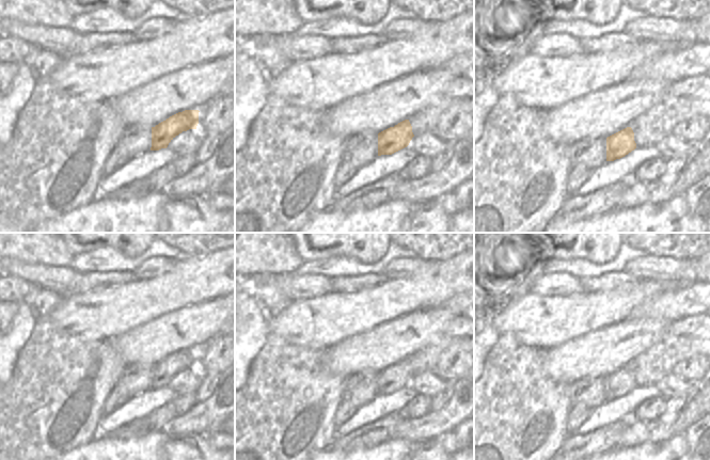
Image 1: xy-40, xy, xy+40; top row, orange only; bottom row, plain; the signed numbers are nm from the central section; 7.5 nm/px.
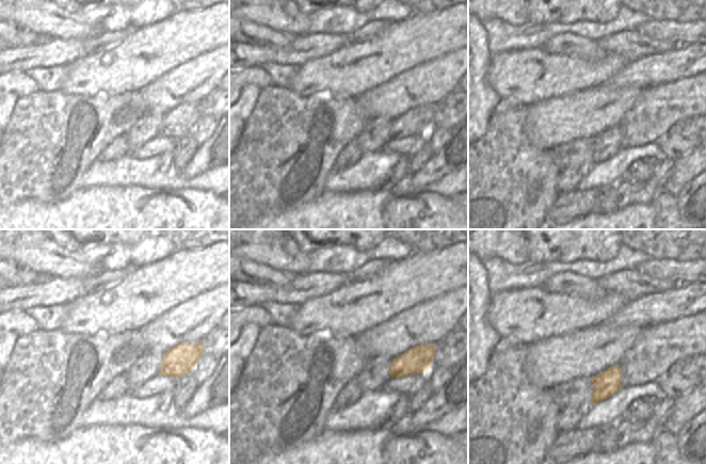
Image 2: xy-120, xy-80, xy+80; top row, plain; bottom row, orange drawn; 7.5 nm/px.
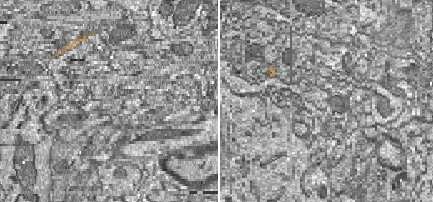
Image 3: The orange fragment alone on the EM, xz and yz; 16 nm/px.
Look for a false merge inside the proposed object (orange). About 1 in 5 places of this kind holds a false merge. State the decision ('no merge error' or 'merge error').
no merge error

